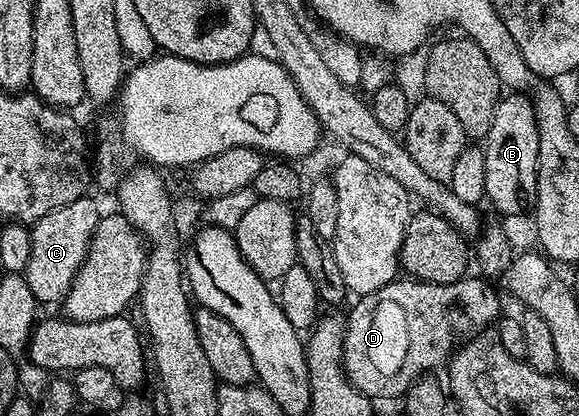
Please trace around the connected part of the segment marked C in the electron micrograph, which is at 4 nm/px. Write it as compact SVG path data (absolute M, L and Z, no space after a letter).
M88 195L81 199L73 199L73 203L65 203L65 207L57 207L57 211L45 215L30 226L31 246L25 276L29 290L37 302L62 302L71 290L73 279L81 263L87 258L91 236L101 216L101 209L95 206L93 197Z

